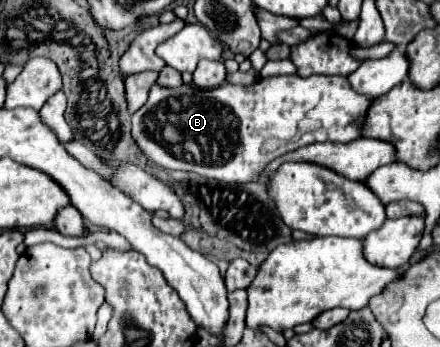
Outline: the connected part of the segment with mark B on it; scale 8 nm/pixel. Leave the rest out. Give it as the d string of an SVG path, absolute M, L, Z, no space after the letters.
M293 74L293 76L269 76L269 78L259 78L257 82L253 82L249 86L221 84L221 86L211 88L211 90L201 90L197 86L191 86L191 84L183 84L179 88L163 88L163 86L155 84L149 92L149 100L145 102L145 106L141 106L131 116L131 136L133 136L133 142L137 144L137 148L145 154L145 158L151 160L153 164L161 166L161 168L193 172L193 174L199 174L203 178L225 180L225 182L251 182L251 180L259 180L261 168L265 164L269 164L277 156L283 156L285 152L297 150L301 146L309 146L313 142L349 142L353 138L359 138L361 136L359 126L361 126L361 120L363 120L367 108L369 108L369 98L353 92L353 88L349 86L345 76L307 76L307 78L301 78L297 74Z

